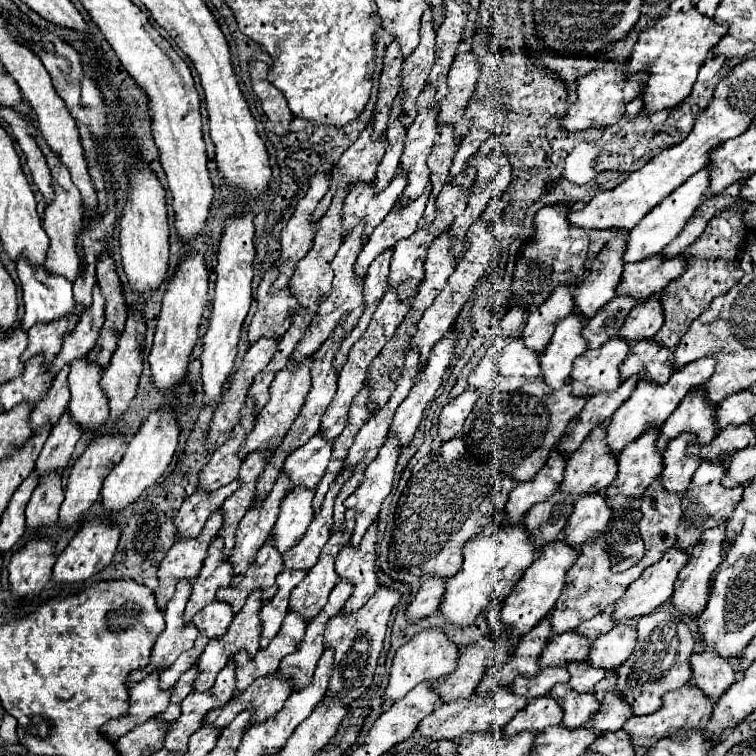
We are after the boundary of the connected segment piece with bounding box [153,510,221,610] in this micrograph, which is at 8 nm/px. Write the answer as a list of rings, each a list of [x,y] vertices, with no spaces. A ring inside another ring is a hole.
[[[217,510],[203,526],[201,534],[193,540],[177,540],[167,556],[159,564],[159,588],[153,592],[157,608],[163,610],[169,598],[175,594],[175,586],[179,580],[195,580],[203,560],[207,556],[207,548],[221,526],[221,510]]]

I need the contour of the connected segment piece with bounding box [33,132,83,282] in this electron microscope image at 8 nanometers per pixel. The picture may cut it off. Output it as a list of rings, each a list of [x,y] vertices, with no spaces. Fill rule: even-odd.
[[[35,132],[33,134],[37,146],[41,148],[45,160],[47,160],[47,166],[51,170],[51,186],[53,186],[53,192],[55,192],[55,198],[53,202],[49,202],[45,206],[45,214],[43,214],[43,228],[49,236],[49,252],[47,252],[47,258],[45,258],[45,268],[53,274],[61,274],[65,278],[69,278],[71,282],[79,276],[81,272],[81,258],[77,254],[77,248],[75,248],[75,240],[77,240],[77,232],[81,230],[81,216],[83,216],[83,200],[81,200],[81,194],[77,190],[77,186],[71,182],[71,176],[69,176],[69,170],[59,162],[57,154],[45,144],[45,138],[41,132]]]

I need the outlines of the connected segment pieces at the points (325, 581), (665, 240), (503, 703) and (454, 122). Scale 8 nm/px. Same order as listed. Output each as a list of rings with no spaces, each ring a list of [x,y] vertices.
[[[347,510],[343,520],[343,532],[331,534],[329,542],[325,544],[317,558],[317,564],[307,572],[307,576],[289,596],[289,612],[299,614],[305,622],[313,620],[323,610],[333,586],[337,584],[337,572],[333,564],[339,550],[351,540],[353,520],[355,520],[353,512]]]
[[[707,168],[699,170],[697,174],[693,174],[685,184],[681,184],[675,192],[671,192],[657,208],[653,208],[631,232],[625,244],[625,254],[623,254],[623,262],[639,262],[645,260],[649,256],[661,254],[661,248],[665,248],[665,244],[669,244],[669,240],[673,240],[677,236],[677,232],[681,232],[681,228],[685,226],[685,220],[689,220],[689,216],[693,216],[693,212],[697,210],[697,204],[701,202],[703,194],[709,188],[709,172]]]
[[[511,688],[499,690],[491,700],[483,700],[481,696],[473,694],[469,700],[455,700],[453,704],[441,704],[435,708],[425,720],[421,720],[417,734],[427,740],[457,740],[463,734],[475,732],[489,732],[491,728],[503,728],[521,708],[527,706],[527,700],[521,696],[513,696]]]
[[[467,50],[465,54],[459,54],[449,70],[449,78],[447,78],[449,94],[439,104],[437,124],[453,126],[455,136],[459,140],[465,136],[465,132],[469,128],[469,124],[465,124],[465,120],[463,120],[463,114],[465,114],[469,98],[475,90],[479,74],[481,74],[481,70],[479,70],[479,64],[471,50]]]

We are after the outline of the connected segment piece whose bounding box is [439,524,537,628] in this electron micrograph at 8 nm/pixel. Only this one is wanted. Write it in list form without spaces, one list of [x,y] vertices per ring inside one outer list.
[[[519,524],[515,528],[499,528],[493,536],[477,536],[463,548],[463,570],[445,582],[445,594],[439,606],[443,618],[457,626],[467,628],[475,622],[481,610],[491,600],[505,600],[513,586],[521,580],[525,568],[533,564],[537,552],[529,540],[529,534]]]

